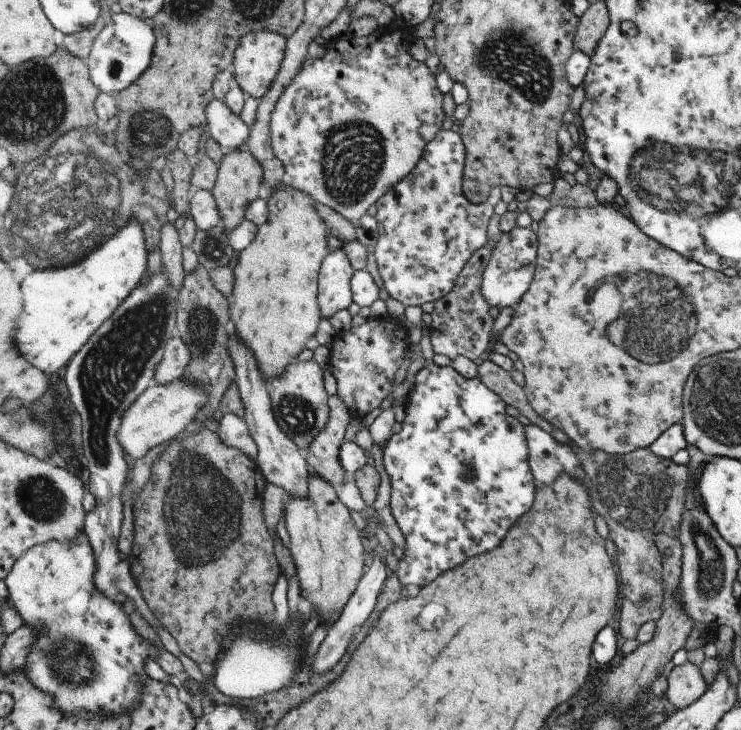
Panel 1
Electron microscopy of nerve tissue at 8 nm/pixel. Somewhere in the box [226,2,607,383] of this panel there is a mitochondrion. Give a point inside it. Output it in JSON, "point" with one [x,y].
{"point":[509,54]}

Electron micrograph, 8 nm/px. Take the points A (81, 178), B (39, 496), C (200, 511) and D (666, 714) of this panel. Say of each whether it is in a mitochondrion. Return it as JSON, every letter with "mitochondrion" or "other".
{"A":"mitochondrion","B":"mitochondrion","C":"mitochondrion","D":"other"}

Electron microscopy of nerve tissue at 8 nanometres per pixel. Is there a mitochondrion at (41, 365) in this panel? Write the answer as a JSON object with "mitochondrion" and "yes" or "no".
{"mitochondrion":"no"}

